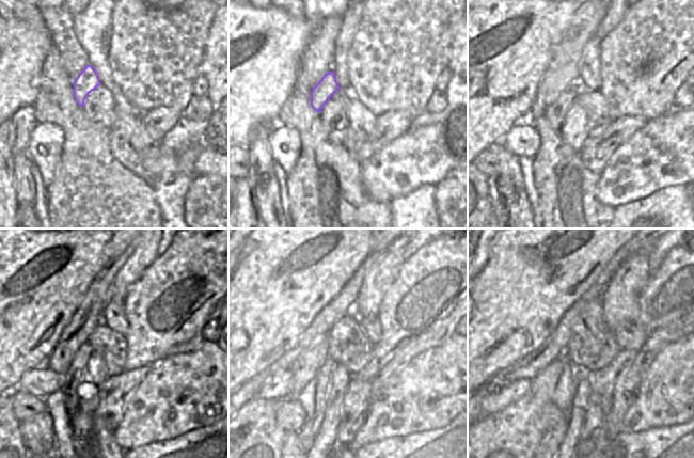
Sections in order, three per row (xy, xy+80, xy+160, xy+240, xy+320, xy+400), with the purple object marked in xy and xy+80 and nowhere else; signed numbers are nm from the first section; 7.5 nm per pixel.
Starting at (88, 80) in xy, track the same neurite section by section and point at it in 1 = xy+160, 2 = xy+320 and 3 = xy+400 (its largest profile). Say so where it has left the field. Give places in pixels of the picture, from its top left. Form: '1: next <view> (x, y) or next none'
1: next xy+160 (555, 113)
2: next xy+320 (306, 435)
3: next xy+400 (549, 445)

